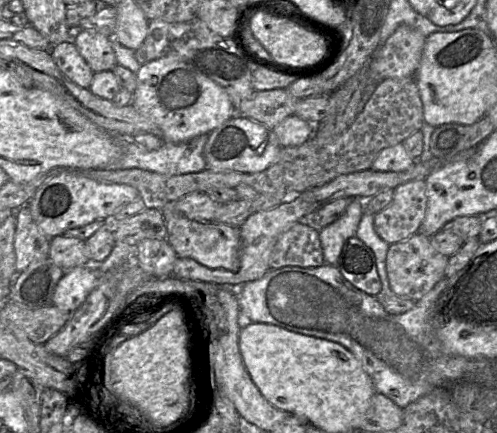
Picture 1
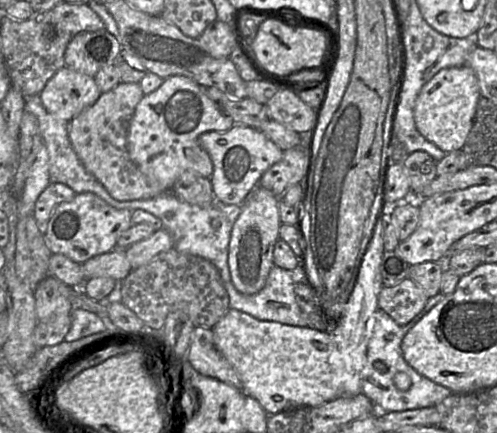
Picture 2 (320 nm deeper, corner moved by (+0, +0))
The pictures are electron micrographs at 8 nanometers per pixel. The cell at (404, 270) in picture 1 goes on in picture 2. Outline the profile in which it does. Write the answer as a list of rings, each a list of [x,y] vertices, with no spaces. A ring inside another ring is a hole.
[[[408,277],[397,285],[383,286],[378,305],[396,323],[406,325],[423,311],[428,299],[423,289]]]

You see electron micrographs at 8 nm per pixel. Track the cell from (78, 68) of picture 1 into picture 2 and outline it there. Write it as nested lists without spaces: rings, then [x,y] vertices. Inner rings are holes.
[[[65,66],[47,82],[39,97],[47,112],[70,122],[93,105],[101,93],[93,77]]]

